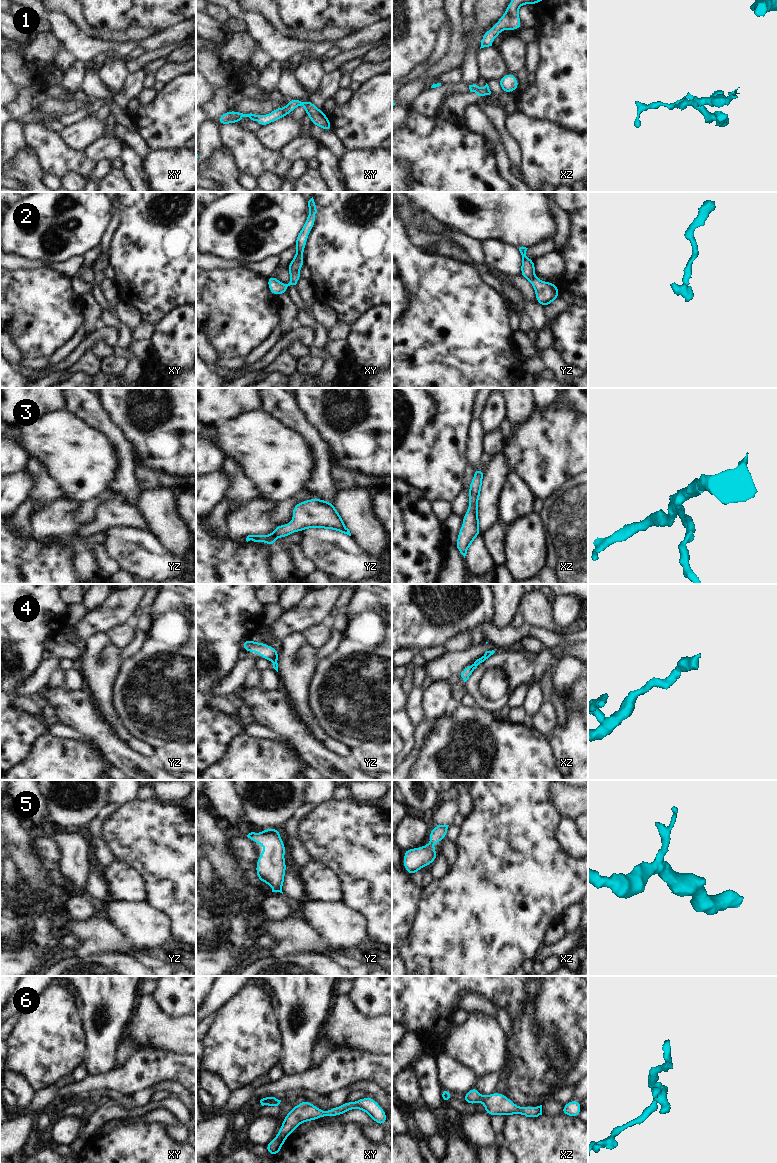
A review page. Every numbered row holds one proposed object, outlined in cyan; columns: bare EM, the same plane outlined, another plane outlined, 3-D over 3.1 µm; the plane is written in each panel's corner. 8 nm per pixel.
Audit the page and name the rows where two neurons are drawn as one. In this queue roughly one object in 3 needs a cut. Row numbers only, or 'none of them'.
1.

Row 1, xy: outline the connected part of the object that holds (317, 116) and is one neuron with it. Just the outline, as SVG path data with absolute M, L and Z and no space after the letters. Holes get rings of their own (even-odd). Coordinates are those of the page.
M291 99L288 104L281 108L284 116L288 116L290 112L295 110L299 105L303 105L306 115L310 117L312 125L317 125L325 131L332 131L331 122L328 120L327 115L323 110L318 109L311 100L302 101L300 99Z

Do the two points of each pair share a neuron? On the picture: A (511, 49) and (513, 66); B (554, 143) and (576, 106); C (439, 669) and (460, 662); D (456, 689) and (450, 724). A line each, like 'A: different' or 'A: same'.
A: same
B: different
C: same
D: different

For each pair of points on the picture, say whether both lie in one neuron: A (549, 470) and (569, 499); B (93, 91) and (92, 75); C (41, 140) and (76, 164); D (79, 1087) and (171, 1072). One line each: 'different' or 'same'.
A: different
B: same
C: same
D: same

